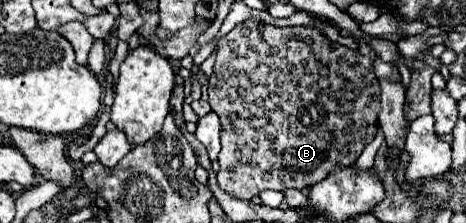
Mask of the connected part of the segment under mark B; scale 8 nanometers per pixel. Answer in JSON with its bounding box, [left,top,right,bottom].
[209,21,381,201]

